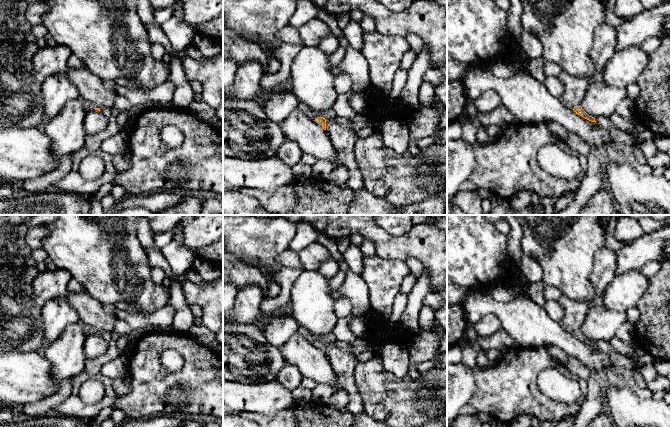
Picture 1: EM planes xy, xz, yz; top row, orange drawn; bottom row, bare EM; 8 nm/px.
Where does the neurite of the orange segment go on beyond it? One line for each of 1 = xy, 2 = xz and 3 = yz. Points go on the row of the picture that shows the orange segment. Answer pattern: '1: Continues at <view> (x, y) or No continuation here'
1: Continues at xy (88, 105)
2: Continues at xz (309, 112)
3: Continues at yz (566, 103)

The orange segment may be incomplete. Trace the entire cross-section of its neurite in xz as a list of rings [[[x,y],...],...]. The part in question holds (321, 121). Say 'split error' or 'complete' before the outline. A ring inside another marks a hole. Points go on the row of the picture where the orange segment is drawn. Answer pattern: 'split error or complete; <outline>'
split error; [[[299,101],[298,109],[310,119],[315,120],[324,130],[326,130],[326,117],[329,116],[330,118],[334,118],[334,113],[332,111],[316,112],[301,101]]]

